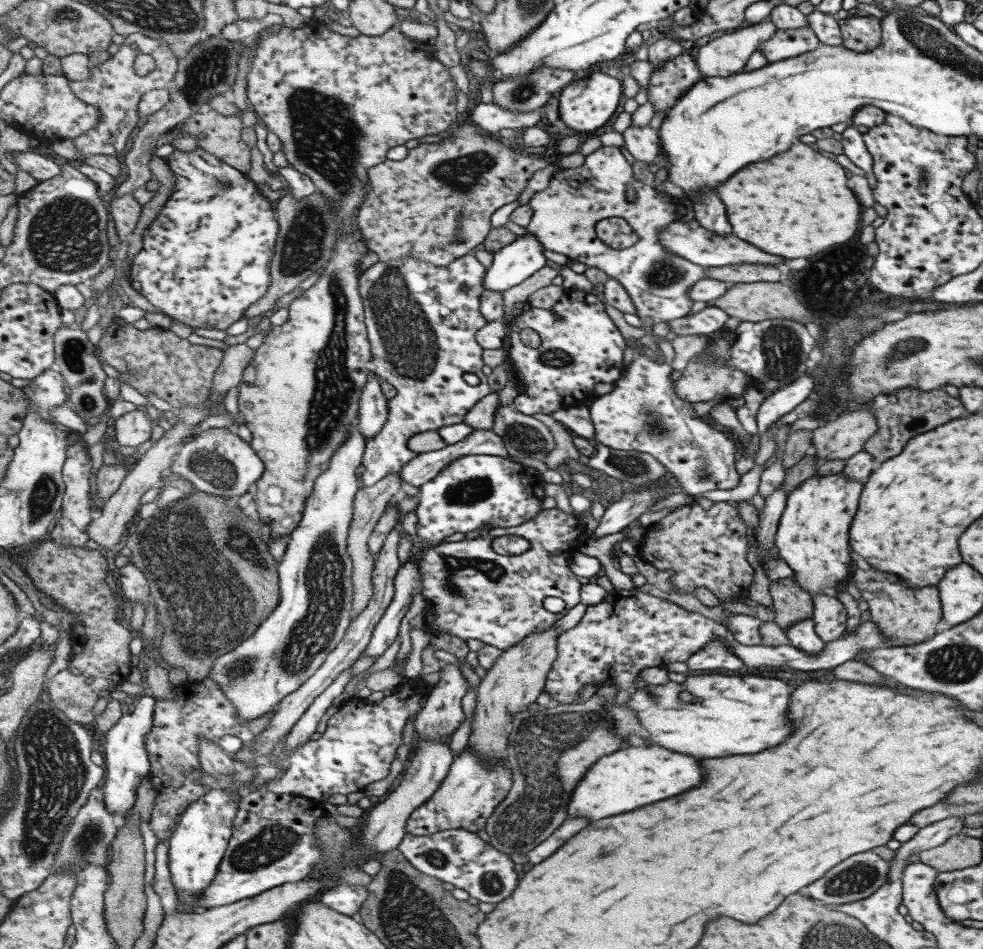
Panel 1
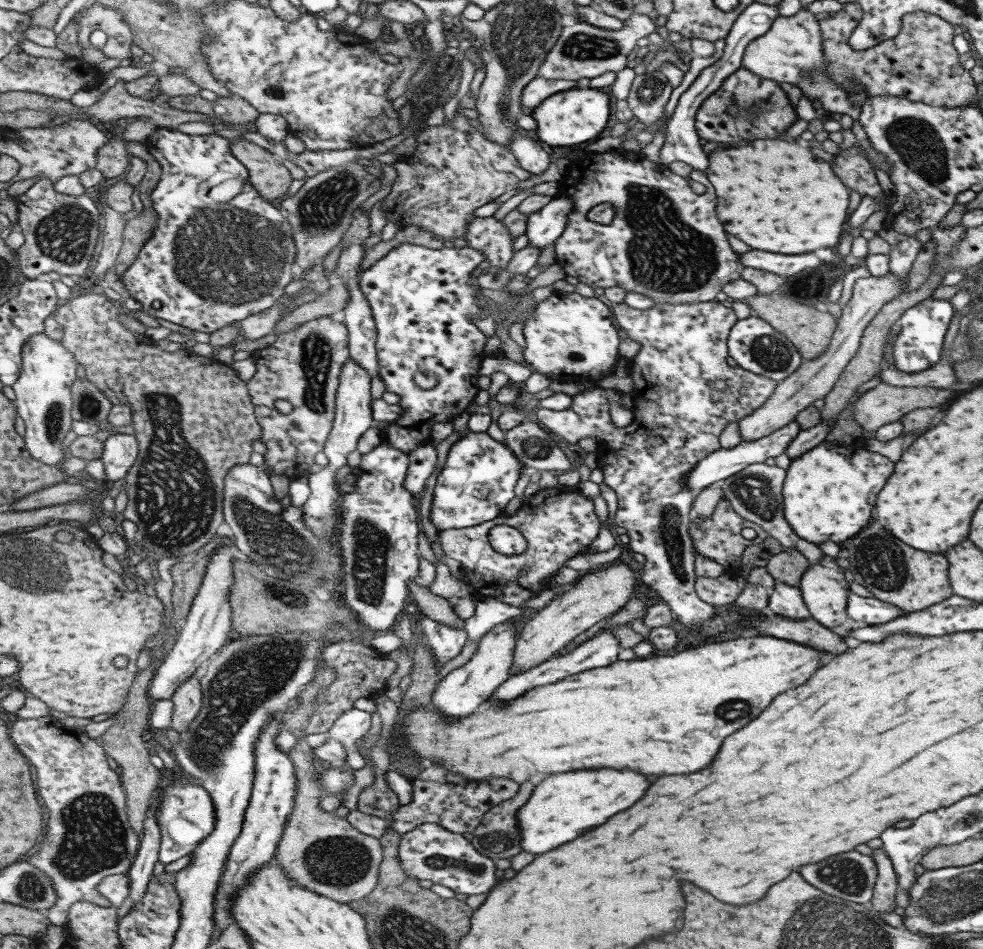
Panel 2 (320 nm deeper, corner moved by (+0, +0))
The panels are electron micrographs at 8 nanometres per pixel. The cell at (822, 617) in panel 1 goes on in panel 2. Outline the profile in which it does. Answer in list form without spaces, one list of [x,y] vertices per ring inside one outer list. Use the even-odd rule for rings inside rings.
[[[823,554],[815,564],[808,565],[799,581],[798,589],[810,617],[831,631],[840,631],[853,625],[853,620],[848,618],[846,613],[847,595],[850,590],[843,572],[835,563],[835,558]]]

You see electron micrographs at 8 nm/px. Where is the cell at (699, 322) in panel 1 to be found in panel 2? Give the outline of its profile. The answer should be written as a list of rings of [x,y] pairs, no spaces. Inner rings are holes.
[[[717,300],[696,302],[693,304],[673,303],[672,305],[668,305],[665,303],[657,303],[647,310],[637,310],[623,303],[610,303],[608,304],[608,309],[612,314],[617,329],[621,332],[625,332],[627,338],[630,338],[633,342],[639,344],[639,352],[630,359],[631,363],[627,373],[627,376],[633,383],[633,389],[630,390],[629,393],[638,400],[636,402],[636,406],[638,407],[636,408],[636,413],[633,415],[634,418],[631,420],[631,424],[624,426],[623,428],[617,428],[615,425],[611,424],[610,417],[608,416],[607,399],[604,397],[602,390],[597,386],[587,388],[587,390],[574,394],[571,397],[571,402],[567,409],[555,411],[536,407],[532,412],[532,419],[543,429],[553,434],[557,434],[557,436],[563,438],[563,440],[567,440],[569,444],[576,444],[579,442],[580,438],[594,438],[597,441],[598,447],[591,455],[595,456],[597,459],[596,468],[601,471],[603,484],[606,484],[615,493],[617,498],[617,509],[614,514],[613,524],[614,526],[621,526],[621,528],[625,529],[625,534],[629,537],[629,545],[626,548],[632,553],[638,552],[645,557],[641,580],[644,584],[649,586],[649,588],[655,590],[657,596],[659,596],[661,600],[666,602],[673,616],[675,615],[677,617],[677,622],[680,622],[683,625],[682,628],[684,628],[684,630],[688,630],[690,633],[695,632],[695,630],[698,632],[698,630],[701,631],[699,620],[711,618],[711,615],[715,614],[715,609],[712,605],[699,600],[699,597],[695,595],[695,591],[693,591],[695,548],[692,545],[692,540],[688,534],[688,525],[690,524],[690,519],[692,517],[690,506],[694,499],[694,494],[685,488],[684,478],[697,462],[720,448],[718,436],[725,426],[733,422],[738,423],[745,416],[748,416],[755,409],[758,409],[767,398],[771,396],[771,393],[775,389],[776,382],[771,381],[771,378],[753,374],[751,371],[741,370],[737,366],[733,366],[733,368],[727,366],[727,362],[725,361],[727,358],[726,338],[730,328],[735,324],[736,318],[735,315],[733,315],[731,307],[726,308]]]

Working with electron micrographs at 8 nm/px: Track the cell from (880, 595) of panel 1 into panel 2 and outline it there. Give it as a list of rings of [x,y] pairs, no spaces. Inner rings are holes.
[[[879,524],[866,525],[843,544],[853,580],[866,588],[876,599],[888,602],[904,614],[926,609],[949,596],[953,591],[947,576],[948,562],[943,554],[912,549]]]

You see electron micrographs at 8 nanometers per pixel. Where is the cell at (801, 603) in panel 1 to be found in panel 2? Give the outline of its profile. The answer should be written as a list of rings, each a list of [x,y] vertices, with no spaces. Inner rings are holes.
[[[783,548],[768,558],[765,567],[775,582],[798,588],[801,575],[808,565],[808,560],[801,553]]]

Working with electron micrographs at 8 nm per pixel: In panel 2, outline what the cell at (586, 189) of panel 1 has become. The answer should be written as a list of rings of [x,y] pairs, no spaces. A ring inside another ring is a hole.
[[[623,150],[603,152],[593,158],[585,158],[576,170],[567,172],[558,181],[558,191],[552,198],[567,195],[572,200],[572,211],[568,214],[563,232],[554,240],[554,263],[566,273],[594,288],[618,286],[626,292],[648,296],[655,304],[693,304],[715,300],[724,284],[740,278],[743,266],[723,238],[723,228],[715,218],[715,194],[705,174],[691,169],[691,179],[703,184],[707,190],[695,194],[689,182],[671,173],[667,166],[651,162],[640,152]],[[596,204],[611,204],[615,209],[608,224],[589,221],[585,214]]]

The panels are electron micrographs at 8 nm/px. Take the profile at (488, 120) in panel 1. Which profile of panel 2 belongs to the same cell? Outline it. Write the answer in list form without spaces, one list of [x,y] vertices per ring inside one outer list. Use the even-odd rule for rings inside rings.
[[[533,77],[523,88],[520,103],[525,112],[533,110],[541,102],[545,100],[547,96],[551,94],[557,94],[557,92],[563,92],[576,88],[577,81],[574,80],[549,80],[543,77]]]

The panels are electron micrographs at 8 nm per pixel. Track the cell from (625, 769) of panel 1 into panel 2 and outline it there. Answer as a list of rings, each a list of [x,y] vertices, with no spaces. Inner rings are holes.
[[[599,768],[547,776],[533,788],[531,798],[527,798],[527,802],[518,808],[516,827],[521,838],[521,851],[541,854],[565,842],[571,842],[573,838],[603,824],[609,816],[629,808],[643,796],[645,788],[645,776],[629,770]]]

